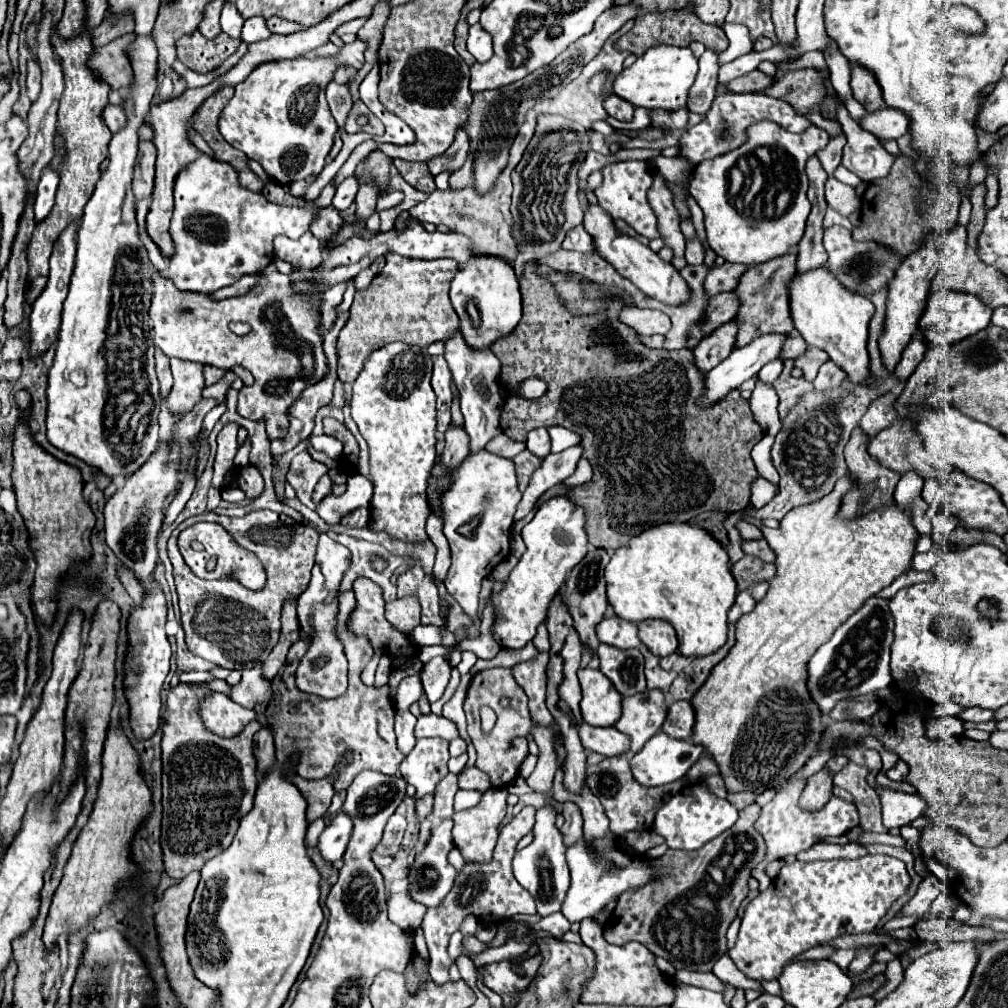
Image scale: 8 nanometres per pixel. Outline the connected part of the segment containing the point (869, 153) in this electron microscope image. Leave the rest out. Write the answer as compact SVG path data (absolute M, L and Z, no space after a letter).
M839 107L837 111L837 121L847 137L841 165L867 183L887 177L895 157L889 155L871 133L861 129L861 125L851 119L845 107Z

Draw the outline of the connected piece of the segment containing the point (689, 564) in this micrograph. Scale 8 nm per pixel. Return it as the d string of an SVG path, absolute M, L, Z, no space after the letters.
M657 525L655 529L647 529L647 533L633 537L627 547L621 547L611 555L611 561L605 567L605 583L607 599L615 609L617 617L631 623L639 623L653 617L669 621L677 631L677 651L683 657L705 657L727 643L727 611L735 601L737 585L731 575L729 557L721 543L717 543L707 531L695 525Z

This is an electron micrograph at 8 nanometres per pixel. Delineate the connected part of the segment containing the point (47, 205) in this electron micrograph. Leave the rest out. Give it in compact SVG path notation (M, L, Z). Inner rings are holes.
M43 169L41 181L37 185L37 199L35 199L35 223L41 223L55 205L55 193L57 193L59 177L51 173L51 169Z

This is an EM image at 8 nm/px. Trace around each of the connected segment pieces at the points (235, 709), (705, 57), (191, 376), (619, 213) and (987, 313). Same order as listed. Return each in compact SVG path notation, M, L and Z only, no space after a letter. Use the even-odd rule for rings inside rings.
M212 692L200 701L199 715L201 715L201 719L205 721L205 727L207 727L211 733L219 735L219 737L235 737L235 735L241 733L241 729L243 729L247 723L251 723L251 721L257 719L257 713L255 713L253 709L245 709L245 707L241 707L241 705L233 702L225 694L218 692Z
M705 51L699 59L699 73L695 77L695 83L689 89L689 99L687 99L687 111L705 115L715 99L715 89L717 89L717 53L715 51Z
M171 359L171 373L173 373L173 389L167 397L167 409L173 415L189 413L195 403L201 399L201 391L205 385L203 379L203 365L183 359Z
M622 161L607 165L603 169L603 183L595 189L599 205L613 217L623 219L629 227L633 227L639 235L649 240L660 238L657 227L657 218L650 208L647 191L653 185L653 173L648 169L645 161ZM651 227L651 229L649 229Z
M943 291L935 293L927 301L927 309L919 321L919 329L923 333L923 339L929 347L949 347L959 341L963 341L969 335L975 335L983 331L991 323L991 309L983 303L979 303L979 297L969 293L955 293L955 291Z

